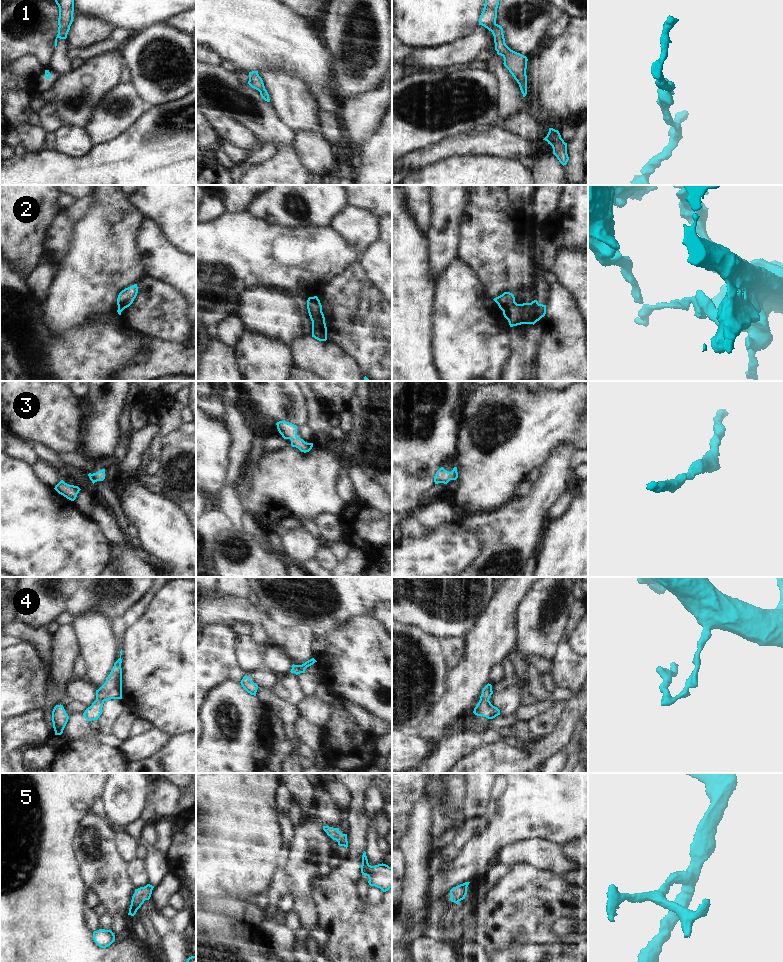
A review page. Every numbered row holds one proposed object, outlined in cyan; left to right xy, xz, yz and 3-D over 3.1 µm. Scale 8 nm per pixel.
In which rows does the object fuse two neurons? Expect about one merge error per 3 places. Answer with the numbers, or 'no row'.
1, 2.

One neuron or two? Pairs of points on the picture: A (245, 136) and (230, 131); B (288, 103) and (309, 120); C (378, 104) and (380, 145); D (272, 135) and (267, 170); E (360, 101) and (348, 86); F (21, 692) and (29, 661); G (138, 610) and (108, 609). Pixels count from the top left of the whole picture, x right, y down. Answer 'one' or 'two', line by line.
A: one
B: one
C: two
D: two
E: two
F: one
G: two

